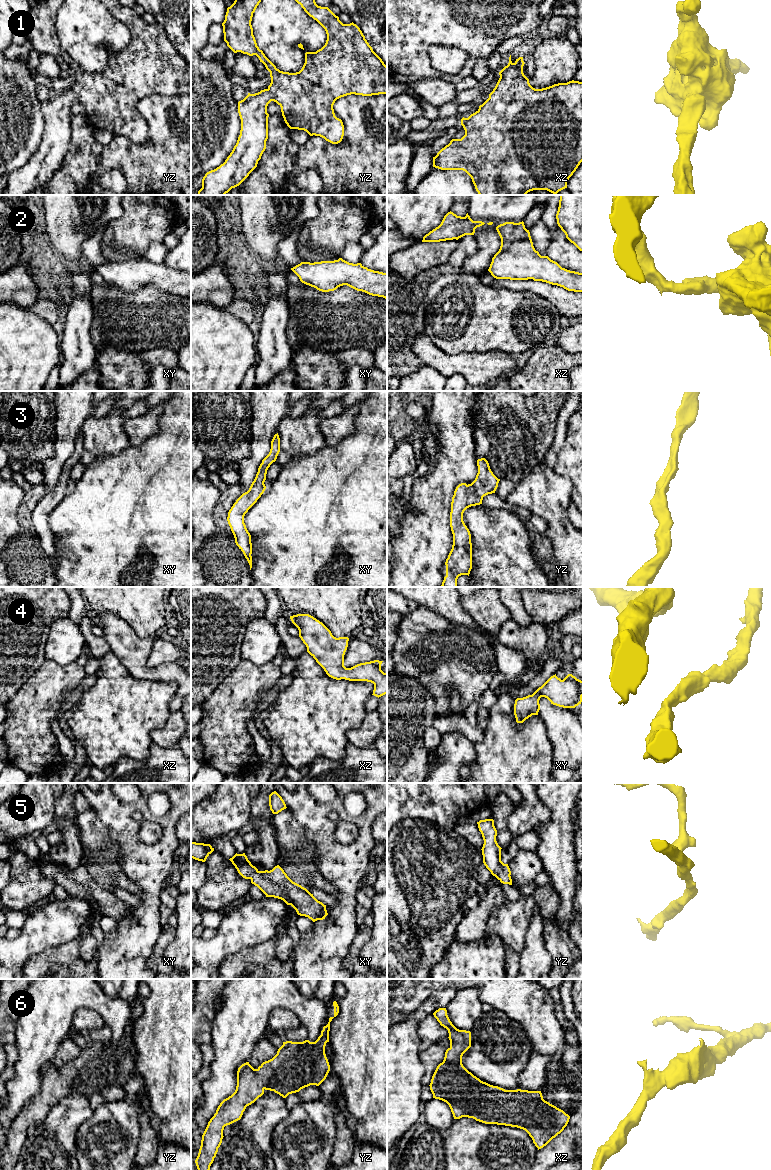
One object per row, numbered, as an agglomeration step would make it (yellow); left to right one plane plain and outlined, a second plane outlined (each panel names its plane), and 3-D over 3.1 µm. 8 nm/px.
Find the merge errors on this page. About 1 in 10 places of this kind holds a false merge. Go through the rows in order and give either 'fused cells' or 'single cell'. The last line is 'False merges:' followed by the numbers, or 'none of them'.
1: single cell
2: single cell
3: single cell
4: single cell
5: single cell
6: single cell
False merges: none of them

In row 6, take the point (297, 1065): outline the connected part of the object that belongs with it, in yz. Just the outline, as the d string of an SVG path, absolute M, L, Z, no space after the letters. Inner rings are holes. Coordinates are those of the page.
M336 1001L333 1006L334 1016L329 1018L315 1042L283 1042L277 1054L257 1069L249 1062L238 1068L235 1092L220 1103L202 1135L195 1160L198 1170L210 1170L224 1137L224 1127L240 1120L246 1107L261 1097L265 1090L286 1098L310 1085L319 1086L326 1079L330 1065L325 1046L329 1042L330 1022L339 1013Z

